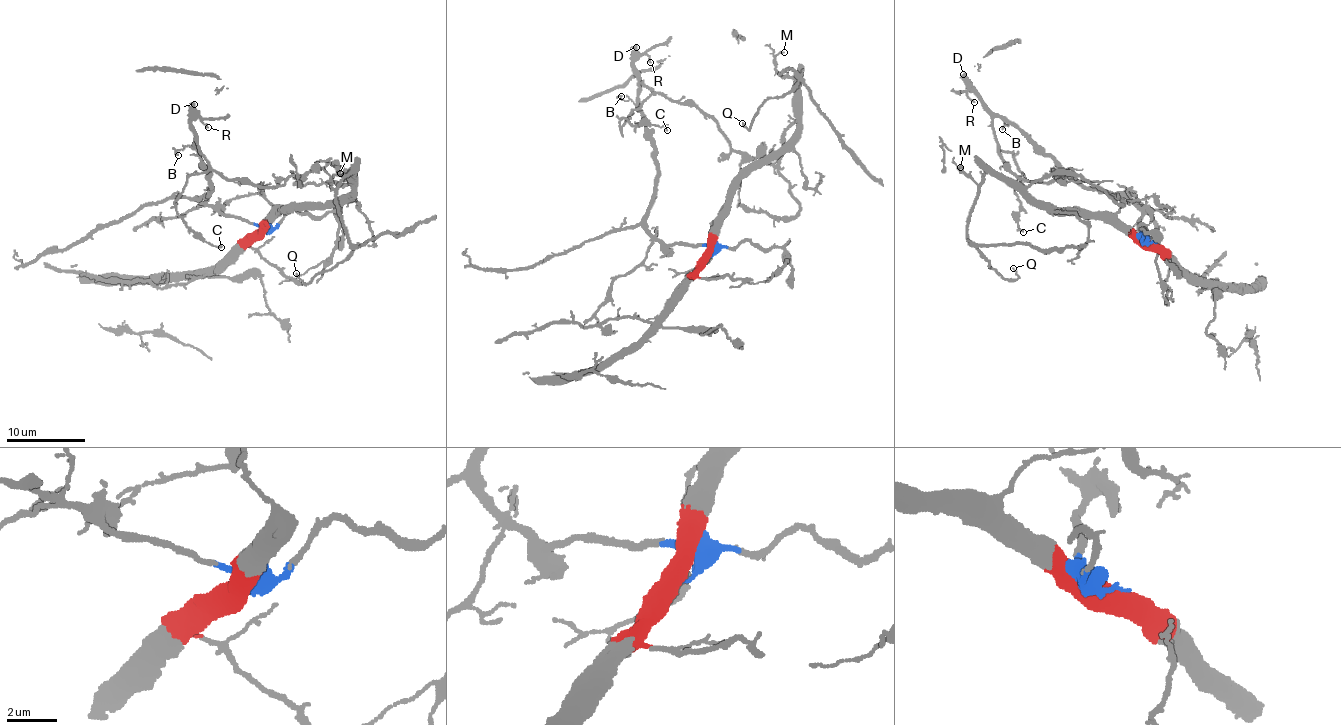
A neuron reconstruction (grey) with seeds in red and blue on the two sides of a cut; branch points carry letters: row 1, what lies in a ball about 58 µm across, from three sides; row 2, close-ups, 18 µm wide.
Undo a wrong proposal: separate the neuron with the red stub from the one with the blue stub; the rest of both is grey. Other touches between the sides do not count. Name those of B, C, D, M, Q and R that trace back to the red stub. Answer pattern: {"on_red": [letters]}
{"on_red": ["M", "Q"]}

